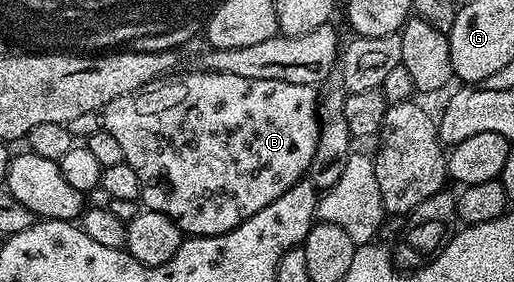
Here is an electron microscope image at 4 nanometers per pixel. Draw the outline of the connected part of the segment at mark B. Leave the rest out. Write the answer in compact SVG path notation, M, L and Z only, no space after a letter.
M189 70L171 73L151 83L146 83L138 91L124 93L108 101L106 107L102 108L100 112L101 126L108 133L112 133L112 137L116 137L120 149L124 149L126 163L132 165L132 169L136 169L142 186L140 203L145 210L164 213L164 217L171 219L183 233L190 237L223 235L232 229L236 229L244 221L248 221L248 217L260 213L260 209L264 209L264 205L272 205L272 201L276 201L276 197L288 193L288 189L292 189L292 185L299 183L309 172L310 162L316 153L316 145L318 144L320 95L314 87L296 85L288 81L268 81L267 79L252 81L248 77L236 77L236 73Z

